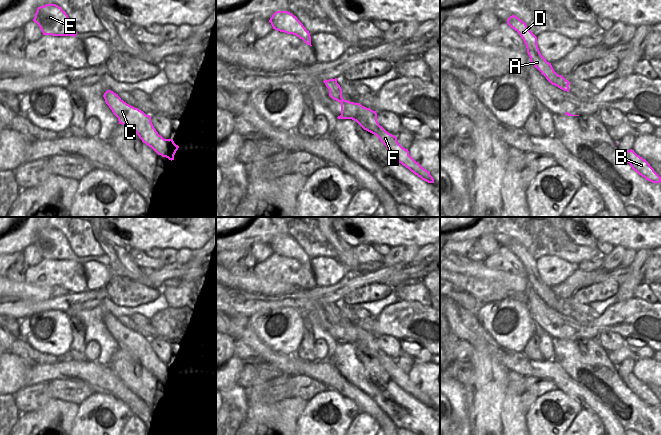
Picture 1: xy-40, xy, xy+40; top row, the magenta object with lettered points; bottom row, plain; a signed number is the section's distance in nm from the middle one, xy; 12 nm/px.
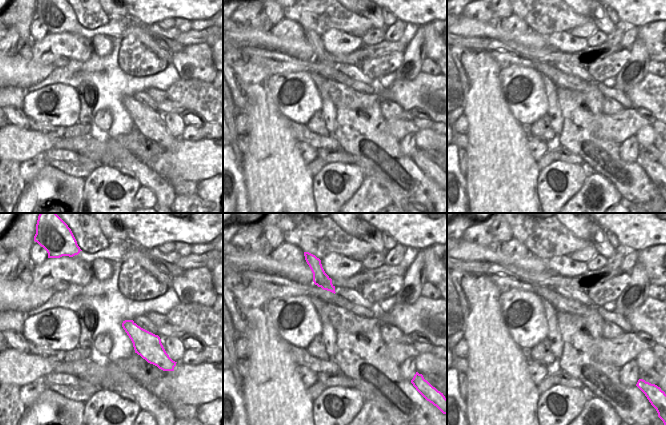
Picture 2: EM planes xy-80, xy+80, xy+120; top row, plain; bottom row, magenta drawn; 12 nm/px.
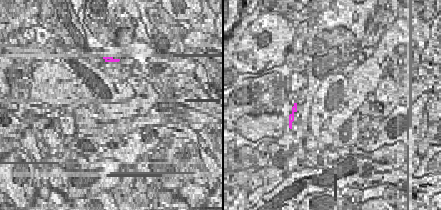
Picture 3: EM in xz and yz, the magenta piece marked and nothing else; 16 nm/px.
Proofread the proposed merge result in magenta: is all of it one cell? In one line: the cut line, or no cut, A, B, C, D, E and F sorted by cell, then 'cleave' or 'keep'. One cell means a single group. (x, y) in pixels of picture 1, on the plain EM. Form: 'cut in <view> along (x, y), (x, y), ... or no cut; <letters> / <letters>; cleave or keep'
no cut; A B C D E F; keep

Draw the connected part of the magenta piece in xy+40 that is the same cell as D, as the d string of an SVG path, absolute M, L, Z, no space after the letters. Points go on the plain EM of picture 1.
M512 239L508 242L507 248L517 255L523 263L527 272L527 277L530 281L530 286L534 289L534 291L536 291L552 309L569 316L568 309L571 307L562 299L558 299L554 295L551 287L547 286L541 279L537 269L537 261L529 254L526 247L517 240Z

